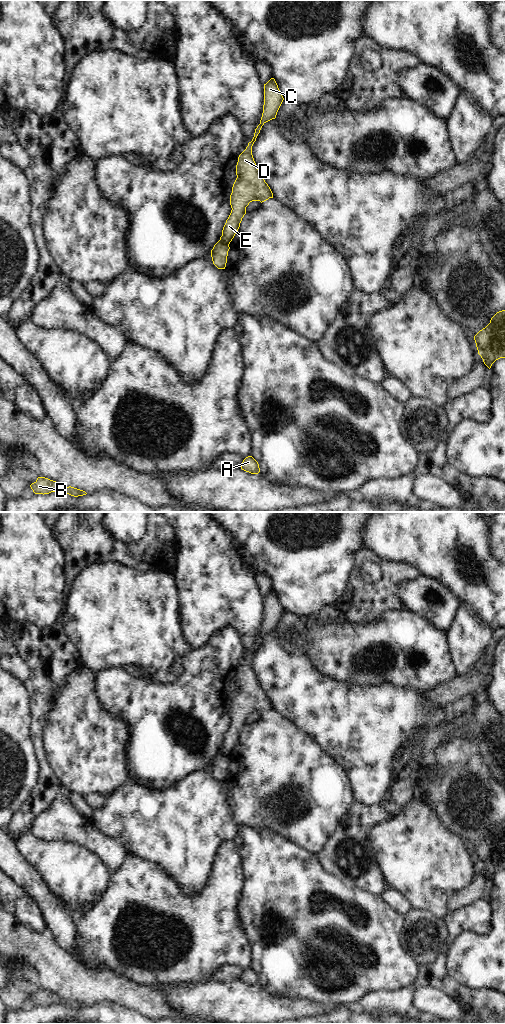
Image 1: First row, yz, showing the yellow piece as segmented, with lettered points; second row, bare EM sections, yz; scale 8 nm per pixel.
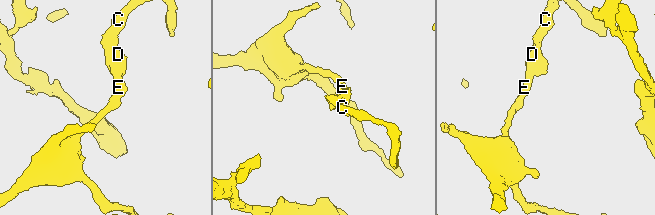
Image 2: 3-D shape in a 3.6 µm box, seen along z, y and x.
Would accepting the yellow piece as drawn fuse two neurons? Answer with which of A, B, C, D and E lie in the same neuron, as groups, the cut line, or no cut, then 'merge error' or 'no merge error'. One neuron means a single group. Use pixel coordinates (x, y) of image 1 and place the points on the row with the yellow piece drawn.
A B / C D E; cut in yz along (220, 239), (228, 245); merge error

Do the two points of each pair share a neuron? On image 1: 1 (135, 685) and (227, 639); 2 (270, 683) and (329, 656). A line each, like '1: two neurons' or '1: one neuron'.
1: one neuron
2: two neurons

